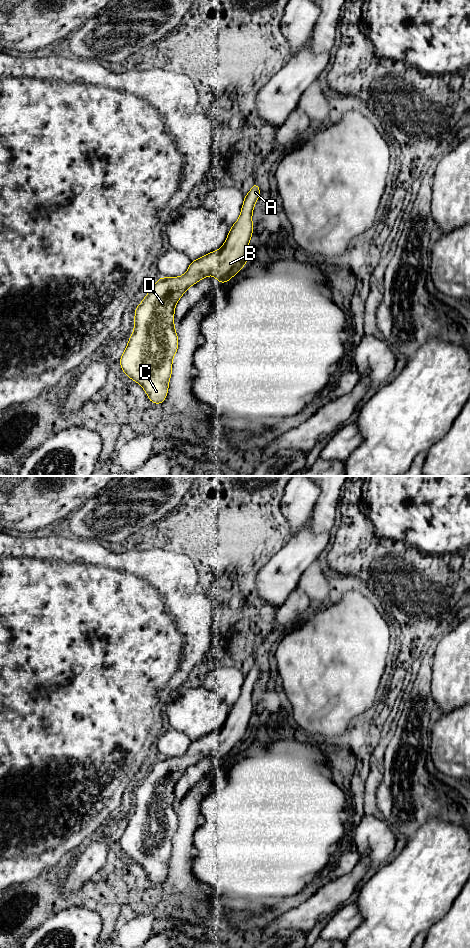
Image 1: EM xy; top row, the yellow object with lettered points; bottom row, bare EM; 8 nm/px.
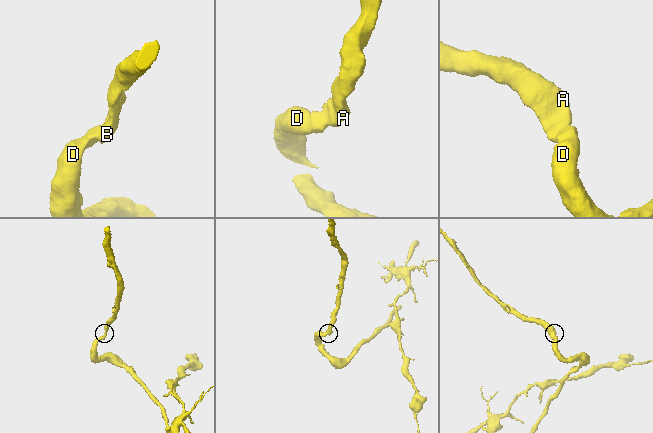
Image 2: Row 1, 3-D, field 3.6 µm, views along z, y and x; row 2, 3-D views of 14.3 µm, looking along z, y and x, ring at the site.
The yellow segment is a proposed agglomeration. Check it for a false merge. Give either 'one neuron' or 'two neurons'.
one neuron

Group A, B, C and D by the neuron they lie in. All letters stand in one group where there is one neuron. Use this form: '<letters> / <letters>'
A B C D

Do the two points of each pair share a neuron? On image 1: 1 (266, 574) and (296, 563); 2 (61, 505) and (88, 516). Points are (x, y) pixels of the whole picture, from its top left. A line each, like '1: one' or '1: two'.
1: one
2: two

